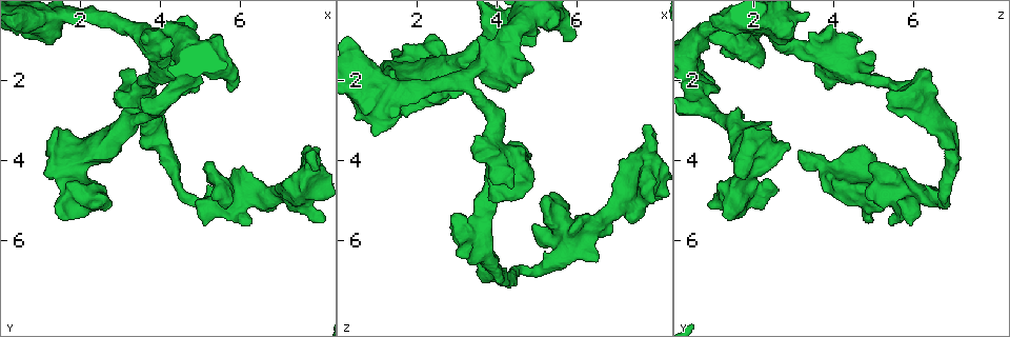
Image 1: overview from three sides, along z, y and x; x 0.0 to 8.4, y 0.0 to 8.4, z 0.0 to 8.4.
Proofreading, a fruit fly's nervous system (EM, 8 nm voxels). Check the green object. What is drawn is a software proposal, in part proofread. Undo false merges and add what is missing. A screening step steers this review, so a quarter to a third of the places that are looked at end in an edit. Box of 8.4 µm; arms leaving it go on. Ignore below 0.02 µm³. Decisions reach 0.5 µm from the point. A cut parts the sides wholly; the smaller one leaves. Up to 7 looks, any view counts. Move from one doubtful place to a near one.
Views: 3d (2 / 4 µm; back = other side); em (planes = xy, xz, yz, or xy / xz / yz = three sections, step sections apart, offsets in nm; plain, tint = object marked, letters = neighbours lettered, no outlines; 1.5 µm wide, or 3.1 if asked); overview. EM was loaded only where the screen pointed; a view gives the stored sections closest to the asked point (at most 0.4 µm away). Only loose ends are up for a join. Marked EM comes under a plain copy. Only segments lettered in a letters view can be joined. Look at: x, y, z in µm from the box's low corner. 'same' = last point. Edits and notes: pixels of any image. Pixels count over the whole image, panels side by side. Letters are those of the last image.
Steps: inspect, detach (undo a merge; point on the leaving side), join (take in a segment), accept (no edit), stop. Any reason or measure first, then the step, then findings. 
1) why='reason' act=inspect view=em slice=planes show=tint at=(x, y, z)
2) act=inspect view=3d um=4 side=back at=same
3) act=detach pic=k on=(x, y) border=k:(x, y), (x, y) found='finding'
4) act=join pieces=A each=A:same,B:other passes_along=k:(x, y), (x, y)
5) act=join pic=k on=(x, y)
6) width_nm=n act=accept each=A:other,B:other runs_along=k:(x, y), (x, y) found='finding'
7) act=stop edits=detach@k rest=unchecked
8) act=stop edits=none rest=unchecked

why='a fork' act=inspect view=3d um=4 at=(3.25, 0.70, 1.90)

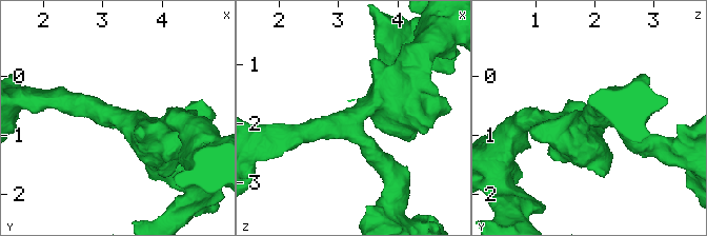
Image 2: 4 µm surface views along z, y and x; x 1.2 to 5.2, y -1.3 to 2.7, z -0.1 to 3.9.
arms=3 arm_widths_nm=300,340,650 act=inspect view=em slice=planes show=letters at=(3.30, 0.75, 1.90)

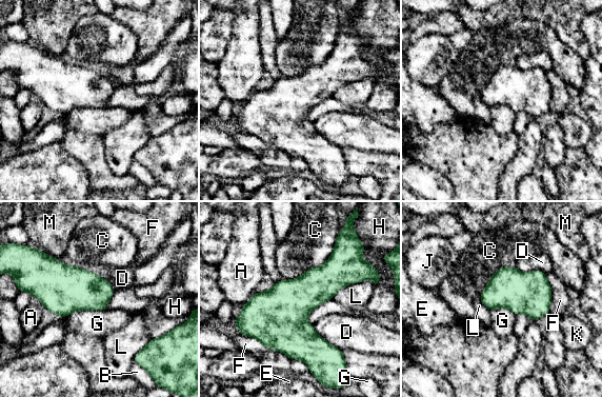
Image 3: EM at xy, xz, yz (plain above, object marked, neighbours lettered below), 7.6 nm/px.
longest_contact=C:550nm act=accept each=A:other,B:other,C:other,D:other,E:other,F:other,G:other,H:other,J:other,K:other,L:other,M:other border=3:(106, 309), (77, 310), (63, 317) found='one neuron here'

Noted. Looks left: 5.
why='thick end' act=inspect view=em slice=planes show=letters at=(4.95, 2.25, 1.15)

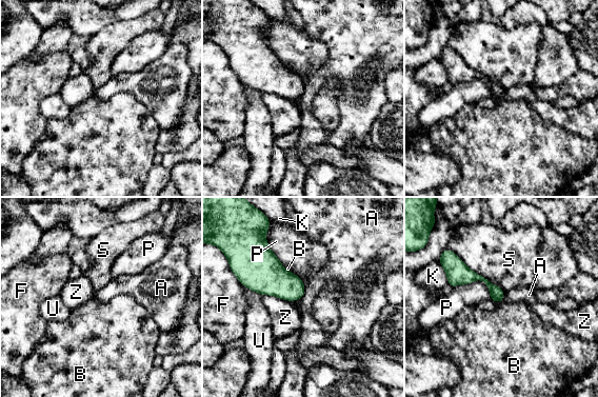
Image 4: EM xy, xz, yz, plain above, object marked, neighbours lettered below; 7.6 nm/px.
act=accept each=A:other,B:other,F:other,K:other,P:other,S:other,U:other,Z:other found='no lettered segment goes on from it'

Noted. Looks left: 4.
why='thick end' act=inspect view=em slice=planes show=letters at=(7.95, 3.90, 5.05)

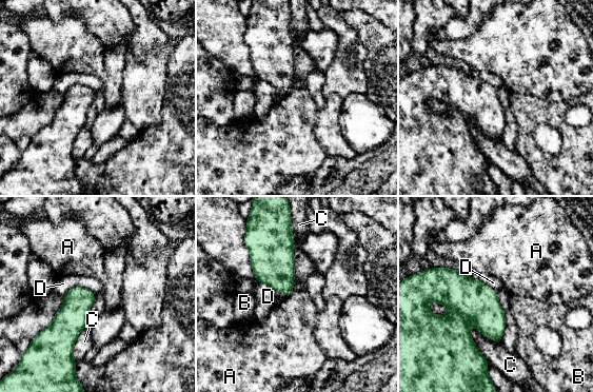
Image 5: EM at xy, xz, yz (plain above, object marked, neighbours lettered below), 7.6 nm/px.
act=accept each=A:other,B:other,C:other,D:other border=5:(294, 292), (284, 297) found='no lettered segment goes on from it'

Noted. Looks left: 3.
act=stop edits=none rest=unchecked

